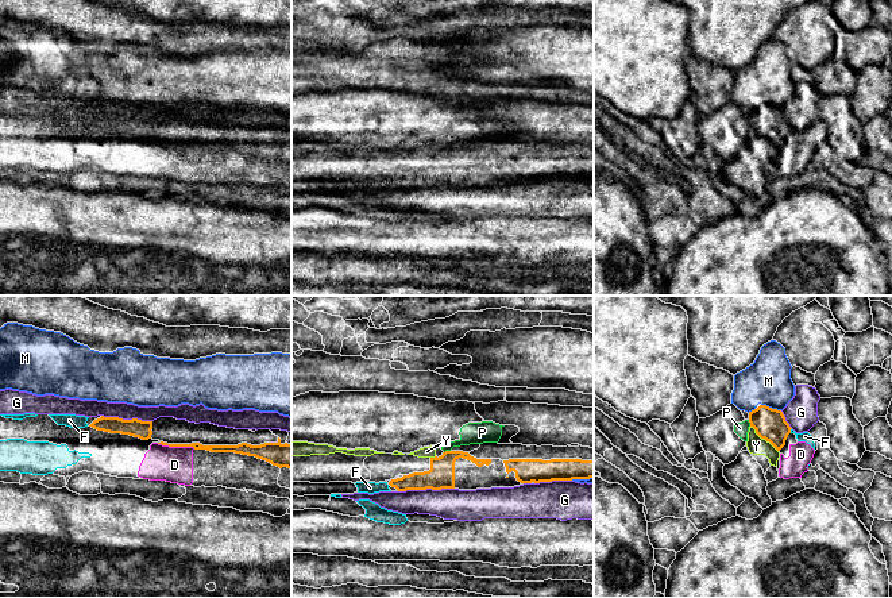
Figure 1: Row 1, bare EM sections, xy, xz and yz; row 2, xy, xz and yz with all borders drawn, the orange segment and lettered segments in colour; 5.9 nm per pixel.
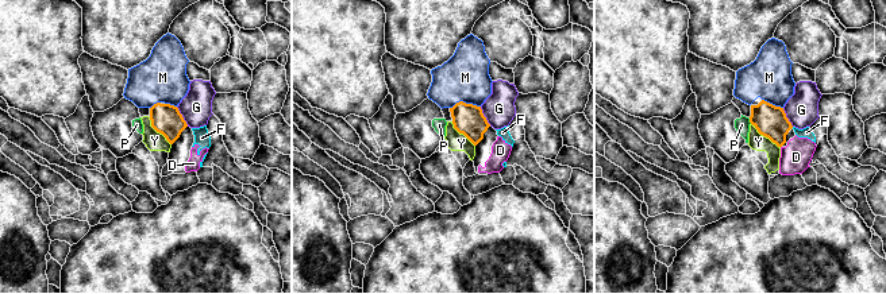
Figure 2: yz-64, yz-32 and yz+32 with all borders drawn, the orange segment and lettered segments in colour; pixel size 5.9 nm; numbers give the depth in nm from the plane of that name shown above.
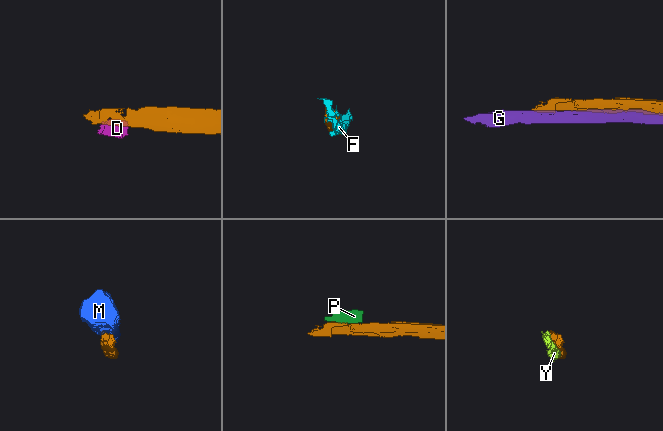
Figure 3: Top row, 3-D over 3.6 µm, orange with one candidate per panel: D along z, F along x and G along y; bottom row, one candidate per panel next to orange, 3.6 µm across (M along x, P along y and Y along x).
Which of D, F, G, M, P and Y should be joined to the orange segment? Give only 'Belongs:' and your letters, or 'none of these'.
Belongs: none of these

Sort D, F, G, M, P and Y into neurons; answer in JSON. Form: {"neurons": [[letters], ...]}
{"neurons": [["D", "F", "Y"], ["G"], ["M"], ["P"]]}

